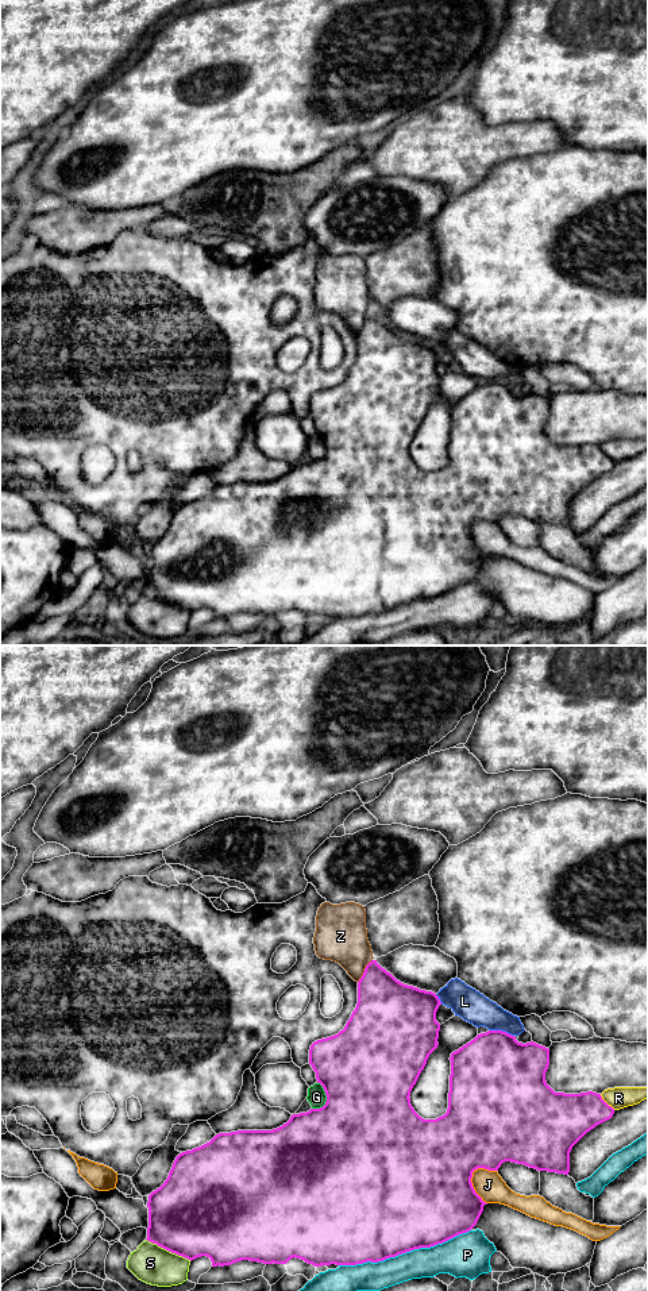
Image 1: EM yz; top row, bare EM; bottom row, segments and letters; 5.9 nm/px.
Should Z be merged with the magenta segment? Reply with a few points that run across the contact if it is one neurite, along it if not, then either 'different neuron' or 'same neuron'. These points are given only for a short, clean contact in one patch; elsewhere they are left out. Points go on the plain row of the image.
line yz (371, 311), (358, 334); different neuron

